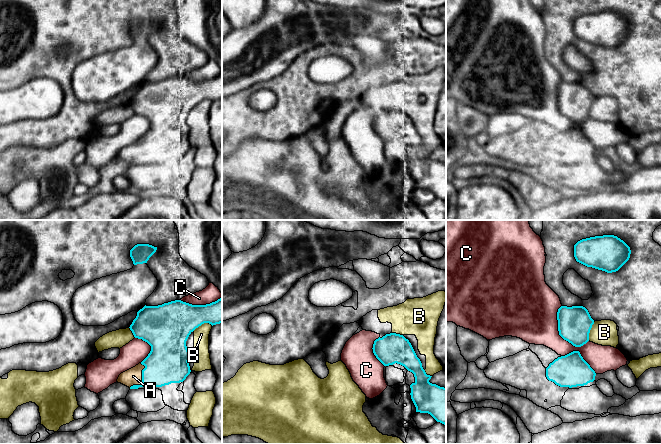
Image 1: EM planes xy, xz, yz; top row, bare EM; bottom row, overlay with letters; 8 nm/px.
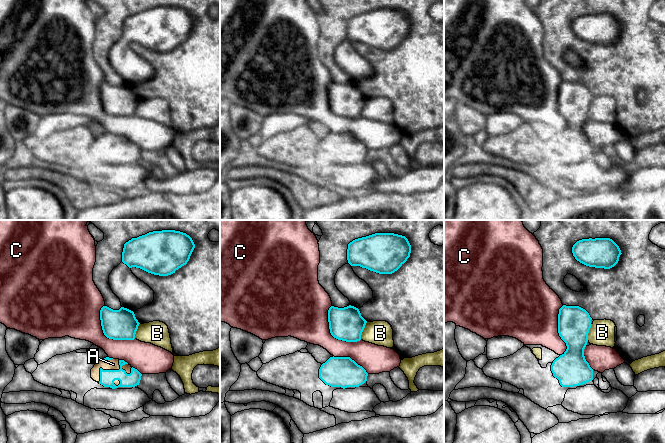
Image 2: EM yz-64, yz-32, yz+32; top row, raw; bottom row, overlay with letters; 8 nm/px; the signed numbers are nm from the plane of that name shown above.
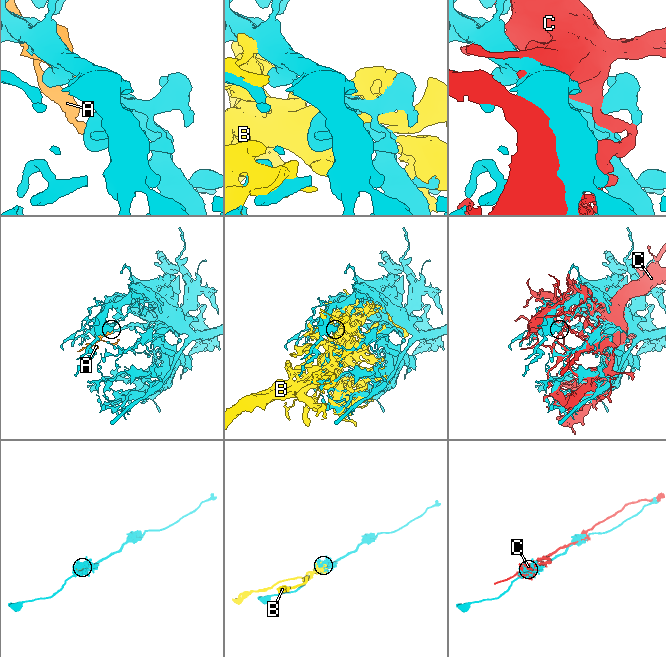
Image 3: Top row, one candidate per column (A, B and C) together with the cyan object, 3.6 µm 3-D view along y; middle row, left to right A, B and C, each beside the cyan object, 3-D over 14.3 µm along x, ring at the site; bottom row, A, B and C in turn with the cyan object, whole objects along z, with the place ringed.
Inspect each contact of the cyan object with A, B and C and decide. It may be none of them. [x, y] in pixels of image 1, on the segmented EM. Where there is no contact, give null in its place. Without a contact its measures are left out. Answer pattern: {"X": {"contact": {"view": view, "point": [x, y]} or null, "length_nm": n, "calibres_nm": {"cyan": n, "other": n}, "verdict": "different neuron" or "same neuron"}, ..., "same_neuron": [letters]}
{"A": {"contact": {"view": "xy", "point": [142, 380]}, "length_nm": 220, "calibres_nm": {"cyan": 320, "other": 140}, "verdict": "same neuron"}, "B": {"contact": {"view": "xy", "point": [202, 323]}, "length_nm": 180, "calibres_nm": {"cyan": 340, "other": 130}, "verdict": "different neuron"}, "C": {"contact": {"view": "yz", "point": [558, 330]}, "length_nm": 380, "calibres_nm": {"cyan": 280, "other": 420}, "verdict": "different neuron"}, "same_neuron": ["A"]}

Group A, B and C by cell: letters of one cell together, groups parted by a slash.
A / B / C

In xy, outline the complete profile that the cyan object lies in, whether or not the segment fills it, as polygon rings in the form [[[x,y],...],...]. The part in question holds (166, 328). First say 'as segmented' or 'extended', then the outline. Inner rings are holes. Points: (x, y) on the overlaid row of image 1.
extended | [[[222,297],[206,305],[192,305],[181,300],[158,306],[145,305],[137,312],[129,328],[135,338],[142,339],[151,346],[151,351],[141,363],[121,373],[117,382],[130,389],[162,387],[183,382],[191,372],[186,341],[189,335],[204,323],[212,326],[222,323]]]

